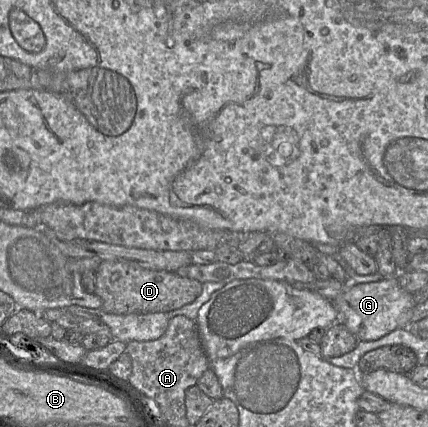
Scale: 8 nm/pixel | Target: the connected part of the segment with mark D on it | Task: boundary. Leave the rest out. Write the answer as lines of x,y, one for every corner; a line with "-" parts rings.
103,260
96,270
95,294
102,300
101,309
112,314
170,312
193,302
202,292
202,283
176,272
152,270
131,261

